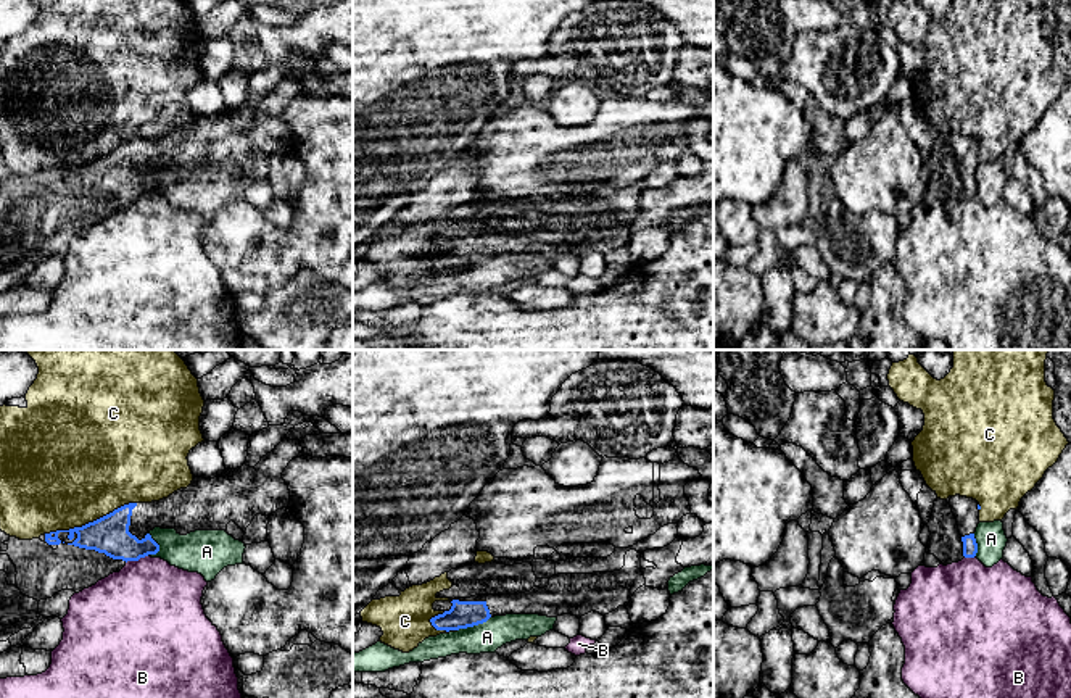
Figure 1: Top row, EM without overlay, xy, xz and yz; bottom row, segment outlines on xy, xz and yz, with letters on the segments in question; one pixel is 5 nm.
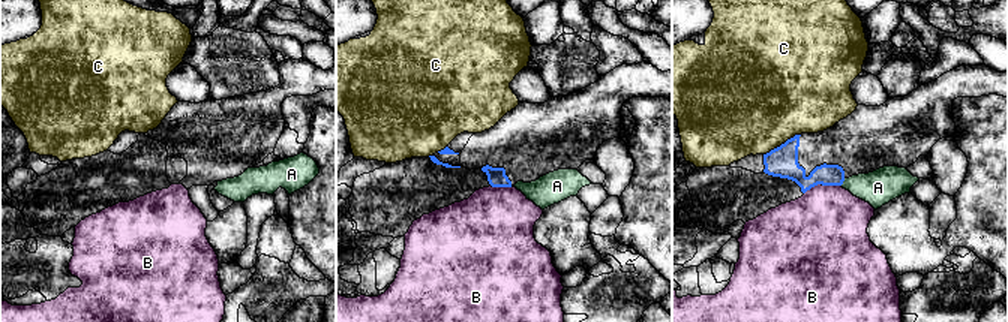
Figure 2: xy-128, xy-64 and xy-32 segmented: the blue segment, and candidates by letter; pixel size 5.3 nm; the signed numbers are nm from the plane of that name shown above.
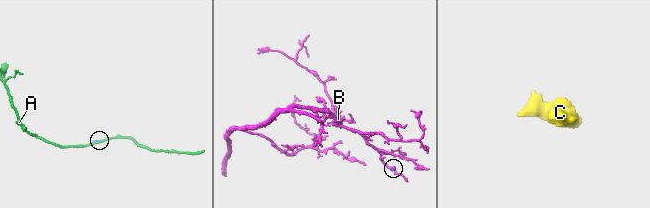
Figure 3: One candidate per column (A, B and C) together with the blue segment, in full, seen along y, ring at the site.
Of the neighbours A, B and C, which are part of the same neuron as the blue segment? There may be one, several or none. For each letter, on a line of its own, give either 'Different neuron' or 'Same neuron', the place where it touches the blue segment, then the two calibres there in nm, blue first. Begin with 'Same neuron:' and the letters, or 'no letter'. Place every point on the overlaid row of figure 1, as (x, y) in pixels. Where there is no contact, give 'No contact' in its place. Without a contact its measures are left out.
Same neuron: no letter
A: Different neuron. Touches blue at xy (157, 544). Thickness 190 nm (blue) against 220 nm
B: Different neuron. Touches blue at xy (136, 560). Thickness 190 nm (blue) against 480 nm
C: Different neuron. Touches blue at xy (90, 523). Thickness 190 nm (blue) against 500 nm

